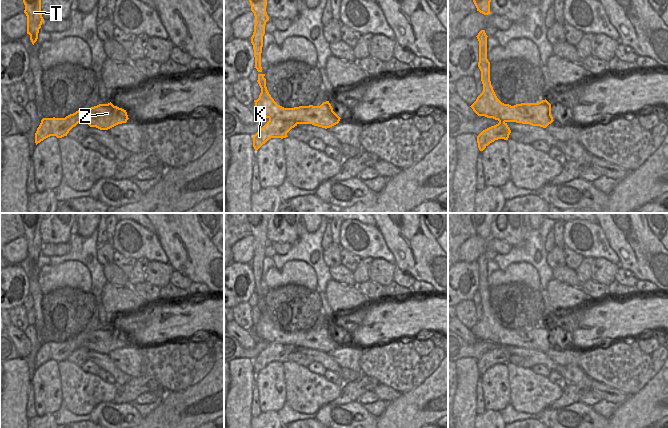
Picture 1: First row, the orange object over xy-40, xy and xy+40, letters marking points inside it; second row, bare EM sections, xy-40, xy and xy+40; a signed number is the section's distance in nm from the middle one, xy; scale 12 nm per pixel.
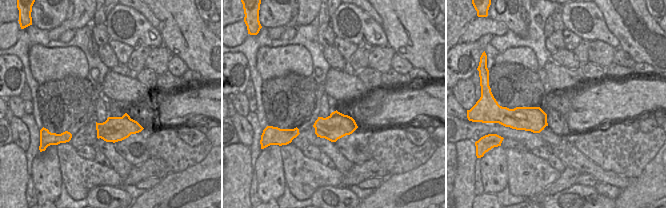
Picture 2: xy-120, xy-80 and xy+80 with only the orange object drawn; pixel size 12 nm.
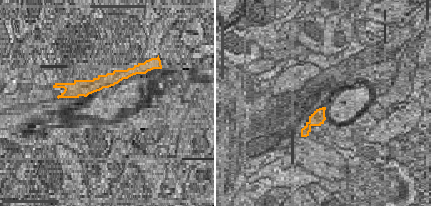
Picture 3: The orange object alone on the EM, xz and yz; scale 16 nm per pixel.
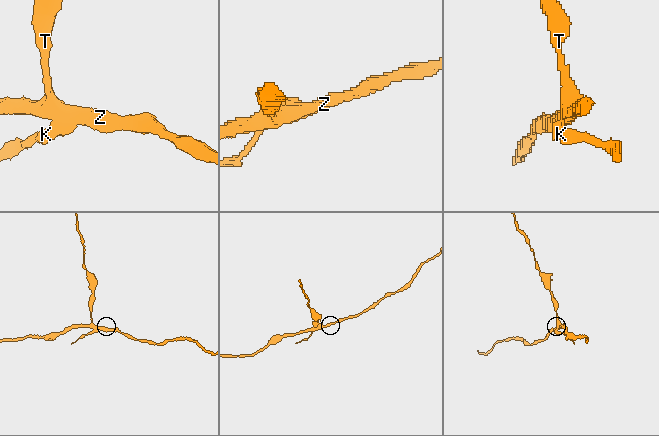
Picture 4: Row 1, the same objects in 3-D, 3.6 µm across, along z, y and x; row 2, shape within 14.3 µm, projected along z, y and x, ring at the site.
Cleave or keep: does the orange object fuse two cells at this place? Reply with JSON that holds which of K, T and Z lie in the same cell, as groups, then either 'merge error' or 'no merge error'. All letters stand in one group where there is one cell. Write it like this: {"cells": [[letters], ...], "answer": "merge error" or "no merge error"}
{"cells": [["K"], ["T", "Z"]], "answer": "merge error"}

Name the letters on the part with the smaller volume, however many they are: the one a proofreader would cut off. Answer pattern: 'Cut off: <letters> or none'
Cut off: K

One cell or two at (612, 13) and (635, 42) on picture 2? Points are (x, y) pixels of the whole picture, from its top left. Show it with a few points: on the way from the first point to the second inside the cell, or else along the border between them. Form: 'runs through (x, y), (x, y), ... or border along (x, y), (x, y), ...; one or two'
runs through (619, 20), (627, 28), (630, 35); one

